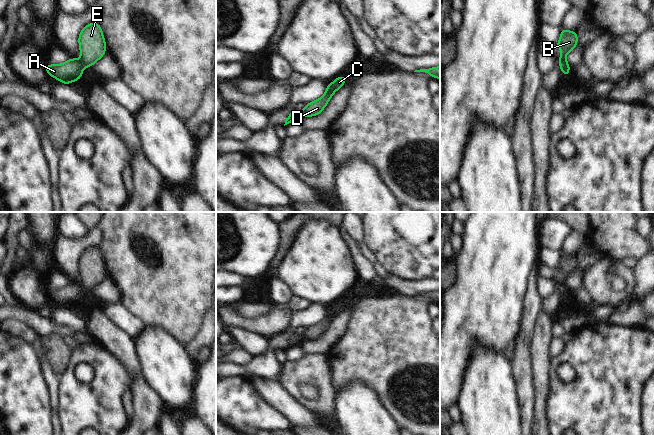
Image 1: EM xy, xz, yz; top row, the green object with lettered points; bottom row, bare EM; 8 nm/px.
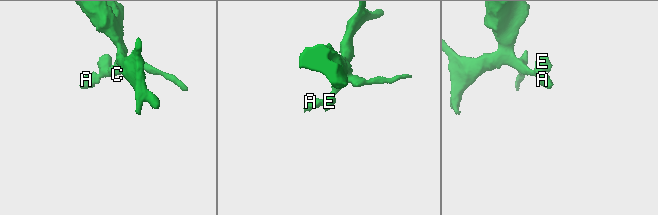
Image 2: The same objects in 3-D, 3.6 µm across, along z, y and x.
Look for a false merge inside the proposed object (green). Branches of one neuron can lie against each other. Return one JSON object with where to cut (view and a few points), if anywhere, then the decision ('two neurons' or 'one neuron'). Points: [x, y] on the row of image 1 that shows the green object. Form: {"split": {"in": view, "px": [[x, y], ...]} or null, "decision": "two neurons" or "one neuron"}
{"split": null, "decision": "one neuron"}

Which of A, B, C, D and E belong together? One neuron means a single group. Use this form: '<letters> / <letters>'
A B C D E

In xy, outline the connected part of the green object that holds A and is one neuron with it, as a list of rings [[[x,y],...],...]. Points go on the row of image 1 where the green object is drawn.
[[[97,22],[87,24],[80,31],[78,42],[81,55],[81,59],[79,61],[73,57],[70,57],[66,63],[61,63],[58,65],[50,65],[48,63],[45,64],[46,73],[49,76],[58,79],[60,83],[68,85],[73,81],[80,80],[83,74],[83,68],[92,67],[106,53],[106,42],[103,36],[102,28]]]

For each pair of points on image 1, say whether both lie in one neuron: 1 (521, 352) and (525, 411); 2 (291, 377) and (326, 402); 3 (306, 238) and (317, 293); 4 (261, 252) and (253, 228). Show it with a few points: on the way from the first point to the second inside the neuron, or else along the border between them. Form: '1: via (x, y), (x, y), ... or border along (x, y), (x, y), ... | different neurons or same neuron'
1: via (521, 367), (524, 377), (525, 396) | same neuron
2: via (302, 377), (310, 377), (324, 391) | same neuron
3: via (317, 252), (317, 279) | same neuron
4: via (255, 246), (253, 244), (253, 234) | same neuron

